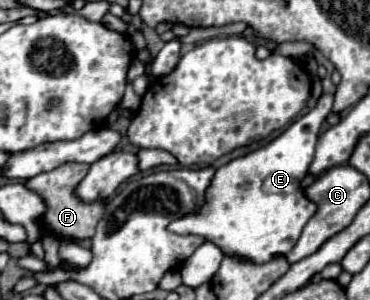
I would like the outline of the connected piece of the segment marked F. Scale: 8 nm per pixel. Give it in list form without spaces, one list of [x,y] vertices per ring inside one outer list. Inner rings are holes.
[[[63,164],[63,168],[55,168],[51,172],[43,172],[31,180],[25,182],[29,190],[39,194],[47,206],[43,218],[37,222],[39,228],[47,234],[53,234],[59,240],[85,240],[95,234],[95,226],[101,220],[105,212],[105,200],[95,200],[95,202],[83,202],[77,194],[75,188],[79,182],[87,176],[89,166],[87,164]]]

